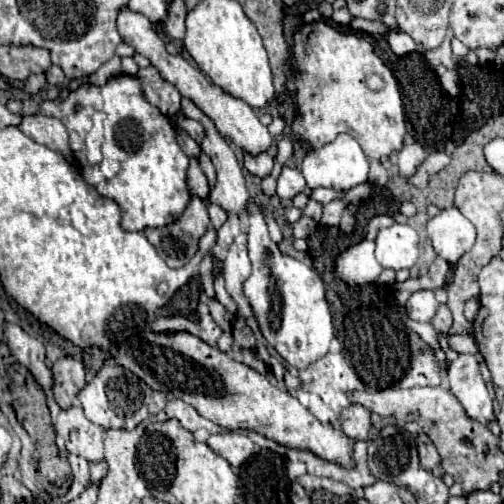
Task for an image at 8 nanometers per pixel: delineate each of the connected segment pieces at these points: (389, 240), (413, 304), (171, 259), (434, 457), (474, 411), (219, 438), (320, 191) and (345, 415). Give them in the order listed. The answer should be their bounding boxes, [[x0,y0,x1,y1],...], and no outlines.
[[376,224,418,268],[406,290,438,322],[144,196,208,268],[416,434,440,472],[448,354,494,424],[208,432,254,466],[312,188,346,204],[340,404,372,440]]

